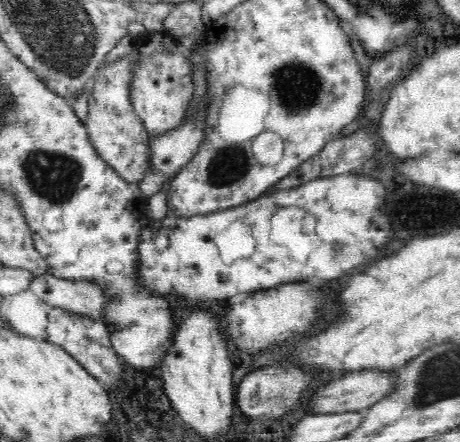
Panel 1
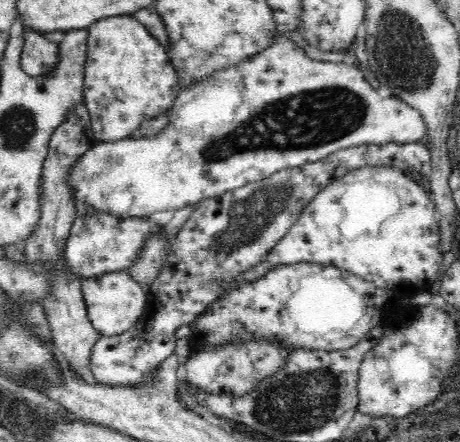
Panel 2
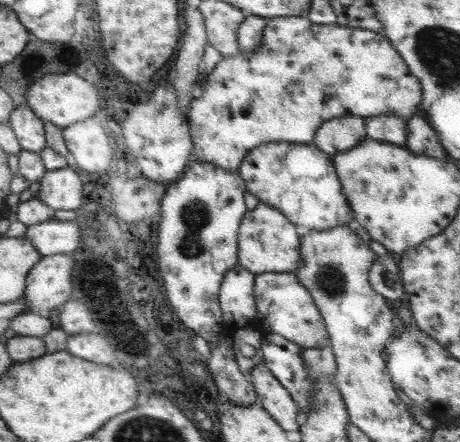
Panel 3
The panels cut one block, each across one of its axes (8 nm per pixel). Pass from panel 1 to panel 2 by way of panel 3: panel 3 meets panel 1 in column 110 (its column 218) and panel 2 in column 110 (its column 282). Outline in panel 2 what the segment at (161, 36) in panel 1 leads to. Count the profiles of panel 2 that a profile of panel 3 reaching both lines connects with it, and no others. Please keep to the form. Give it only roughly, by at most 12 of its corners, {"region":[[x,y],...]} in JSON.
{"region":[[134,16],[88,28],[94,138],[130,140],[180,92]]}

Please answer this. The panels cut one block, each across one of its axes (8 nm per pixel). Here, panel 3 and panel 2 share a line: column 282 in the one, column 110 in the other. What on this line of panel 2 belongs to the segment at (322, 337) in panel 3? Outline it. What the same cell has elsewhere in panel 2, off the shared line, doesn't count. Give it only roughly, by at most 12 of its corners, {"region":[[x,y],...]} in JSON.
{"region":[[126,270],[82,280],[100,336],[124,334],[146,310]]}

